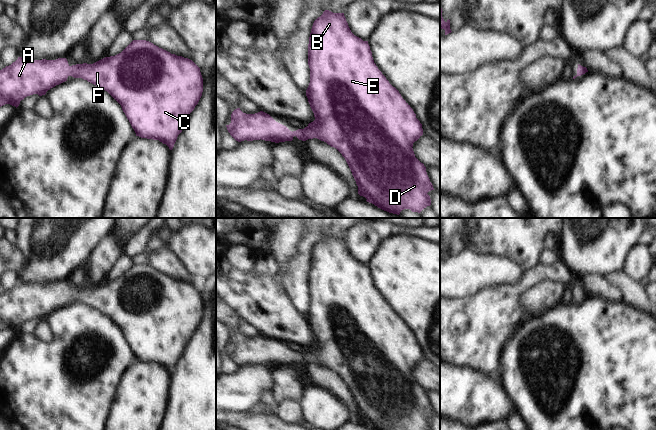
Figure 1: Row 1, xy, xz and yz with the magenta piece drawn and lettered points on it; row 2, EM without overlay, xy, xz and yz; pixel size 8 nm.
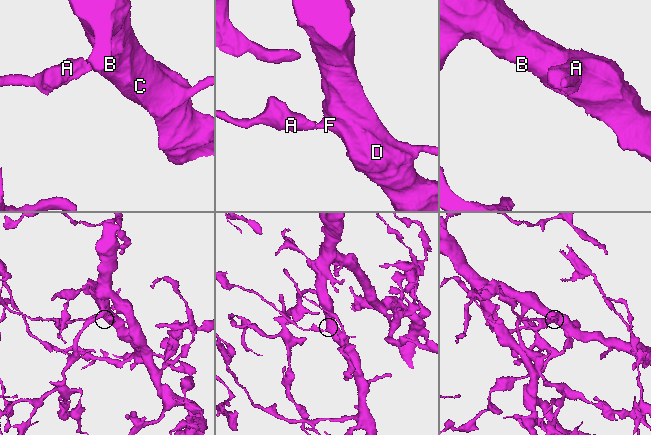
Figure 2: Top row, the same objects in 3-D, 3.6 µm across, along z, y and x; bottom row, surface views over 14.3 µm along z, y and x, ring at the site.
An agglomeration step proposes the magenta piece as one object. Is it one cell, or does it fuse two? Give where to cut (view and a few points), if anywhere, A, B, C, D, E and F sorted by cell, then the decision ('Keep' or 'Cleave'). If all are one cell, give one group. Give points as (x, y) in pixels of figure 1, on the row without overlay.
No split. Groups: A B C D E F. Keep

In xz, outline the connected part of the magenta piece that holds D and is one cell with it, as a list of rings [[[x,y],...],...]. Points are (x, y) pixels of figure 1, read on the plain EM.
[[[325,234],[323,238],[314,245],[308,268],[308,289],[310,292],[310,307],[306,314],[306,320],[314,337],[315,344],[313,346],[309,347],[308,350],[304,353],[298,353],[292,356],[286,350],[276,346],[269,338],[263,335],[255,338],[246,338],[243,337],[240,332],[237,332],[231,338],[231,347],[229,349],[226,349],[230,359],[238,366],[244,364],[253,365],[261,363],[279,367],[292,365],[294,360],[302,365],[317,362],[321,365],[326,366],[331,371],[336,372],[342,378],[356,405],[356,408],[358,410],[358,418],[365,421],[367,423],[367,426],[372,427],[375,430],[430,430],[431,423],[427,417],[431,414],[434,414],[434,412],[427,399],[426,391],[415,381],[412,372],[413,367],[423,359],[422,348],[416,342],[416,338],[414,337],[410,329],[402,322],[399,315],[389,307],[389,305],[374,287],[368,265],[363,265],[361,262],[355,260],[351,256],[344,237],[333,237],[329,234]]]

